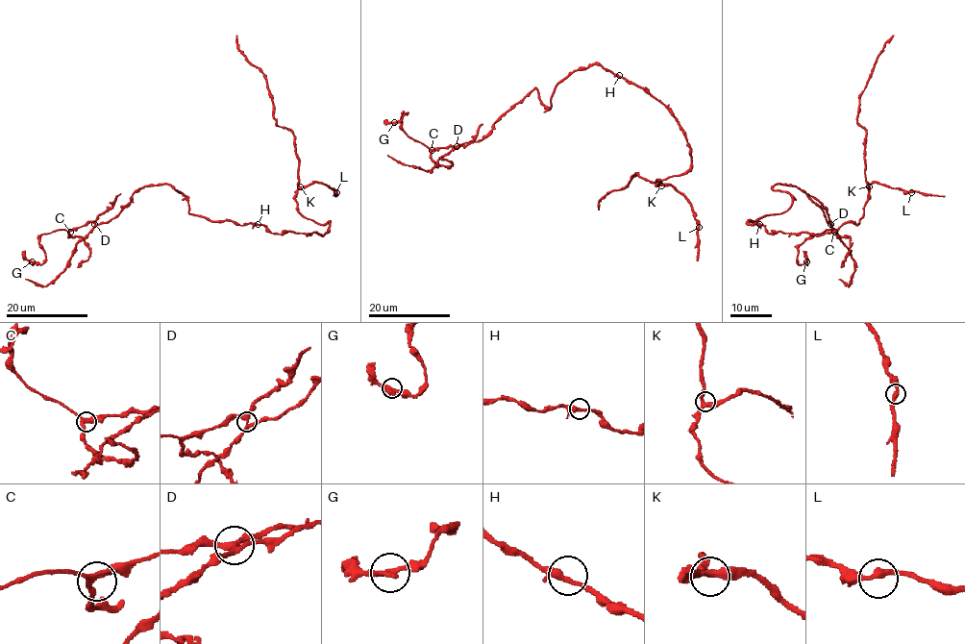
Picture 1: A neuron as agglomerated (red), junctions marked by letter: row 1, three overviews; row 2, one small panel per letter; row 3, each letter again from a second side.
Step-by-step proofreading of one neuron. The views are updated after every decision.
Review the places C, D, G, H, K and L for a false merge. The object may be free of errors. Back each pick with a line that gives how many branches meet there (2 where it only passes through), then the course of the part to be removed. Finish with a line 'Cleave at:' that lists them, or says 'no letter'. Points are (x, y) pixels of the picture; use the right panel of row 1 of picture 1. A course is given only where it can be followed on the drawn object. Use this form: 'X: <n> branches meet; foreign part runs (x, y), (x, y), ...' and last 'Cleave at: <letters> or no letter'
D: 4 branches meet; foreign part runs (830, 224), (833, 231), (816, 234), (798, 247), (797, 262), (803, 264), (806, 261), (804, 251)
Cleave at: D

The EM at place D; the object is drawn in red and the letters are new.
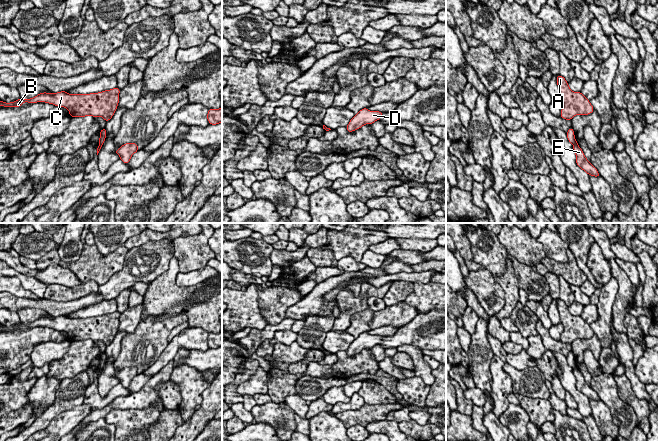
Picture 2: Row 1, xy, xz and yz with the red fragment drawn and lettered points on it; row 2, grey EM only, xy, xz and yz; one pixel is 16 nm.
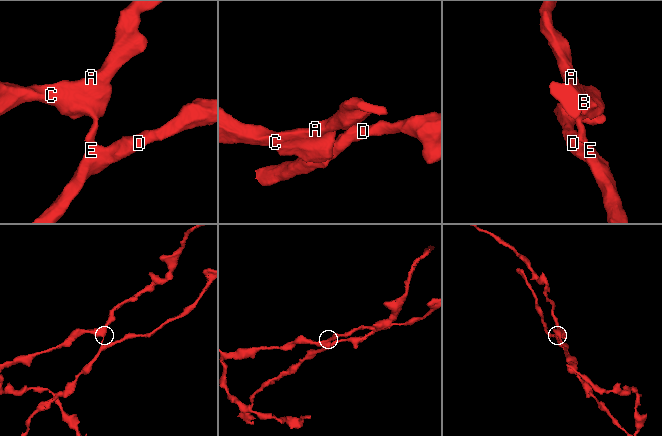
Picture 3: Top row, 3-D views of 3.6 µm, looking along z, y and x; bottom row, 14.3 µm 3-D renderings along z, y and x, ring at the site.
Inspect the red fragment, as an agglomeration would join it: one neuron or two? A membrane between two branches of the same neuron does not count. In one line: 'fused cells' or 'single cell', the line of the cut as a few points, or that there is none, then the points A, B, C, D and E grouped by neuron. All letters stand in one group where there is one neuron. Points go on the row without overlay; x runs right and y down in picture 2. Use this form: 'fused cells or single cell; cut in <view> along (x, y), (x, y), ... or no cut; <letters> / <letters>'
fused cells; cut in yz along (576, 366), (573, 369); A B C / D E

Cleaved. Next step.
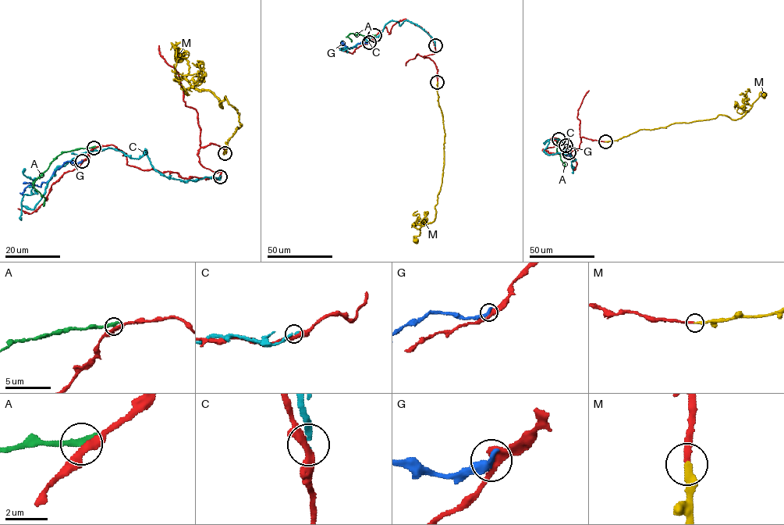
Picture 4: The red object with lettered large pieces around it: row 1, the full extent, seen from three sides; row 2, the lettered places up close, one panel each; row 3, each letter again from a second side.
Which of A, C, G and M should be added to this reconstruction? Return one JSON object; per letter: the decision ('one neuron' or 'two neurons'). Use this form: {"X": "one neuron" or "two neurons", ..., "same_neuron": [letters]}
{"A": "two neurons", "C": "two neurons", "G": "two neurons", "M": "one neuron", "same_neuron": ["M"]}

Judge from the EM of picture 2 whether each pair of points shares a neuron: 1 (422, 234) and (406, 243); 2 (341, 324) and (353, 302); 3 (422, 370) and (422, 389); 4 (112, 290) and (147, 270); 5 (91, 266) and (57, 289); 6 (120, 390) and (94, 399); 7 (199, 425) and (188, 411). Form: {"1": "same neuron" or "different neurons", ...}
{"1": "different neurons", "2": "same neuron", "3": "different neurons", "4": "same neuron", "5": "different neurons", "6": "same neuron", "7": "different neurons"}

